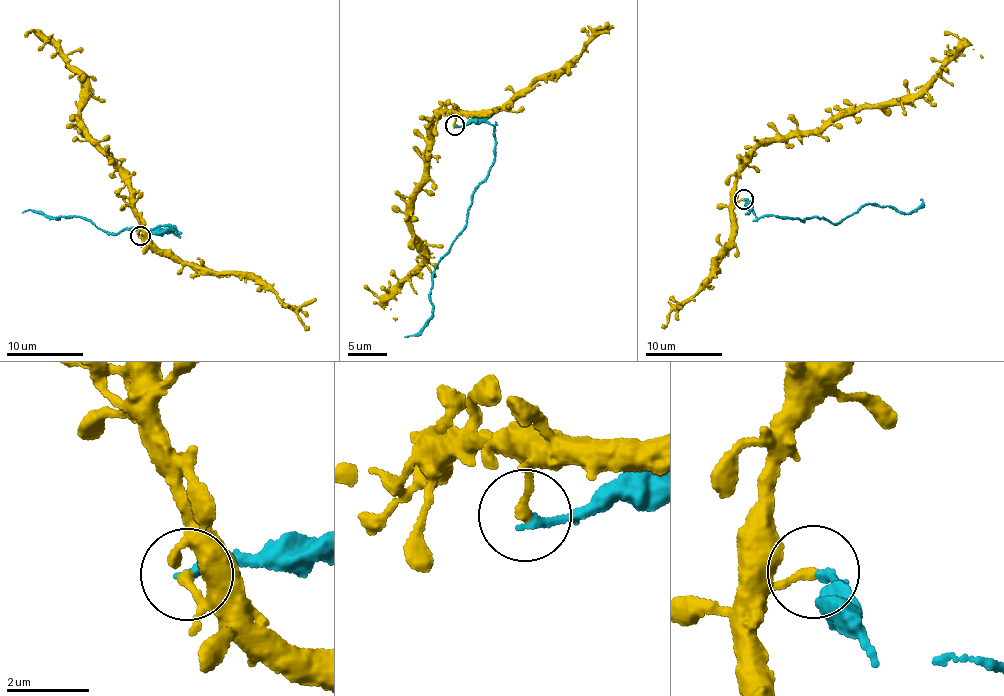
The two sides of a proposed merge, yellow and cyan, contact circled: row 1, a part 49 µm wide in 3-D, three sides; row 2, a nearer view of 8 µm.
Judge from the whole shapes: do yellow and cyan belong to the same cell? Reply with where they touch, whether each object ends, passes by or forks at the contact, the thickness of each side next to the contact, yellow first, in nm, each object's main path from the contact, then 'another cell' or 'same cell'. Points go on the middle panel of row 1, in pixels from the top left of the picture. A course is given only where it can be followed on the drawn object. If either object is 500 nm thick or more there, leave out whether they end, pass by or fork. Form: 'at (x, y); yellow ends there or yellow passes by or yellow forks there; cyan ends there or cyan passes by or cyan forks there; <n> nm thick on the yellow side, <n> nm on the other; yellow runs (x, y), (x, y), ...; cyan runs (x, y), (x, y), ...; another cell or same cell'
at (455, 125); yellow ends there; cyan ends there; 240 nm thick on the yellow side, 220 nm on the other; yellow runs (454, 125), (458, 116), (445, 109), (431, 124), (428, 181), (411, 207), (423, 262), (388, 298), (397, 320); cyan runs (456, 125), (490, 122), (495, 157), (475, 191), (464, 226), (433, 276), (433, 315), (420, 331), (405, 337); another cell

